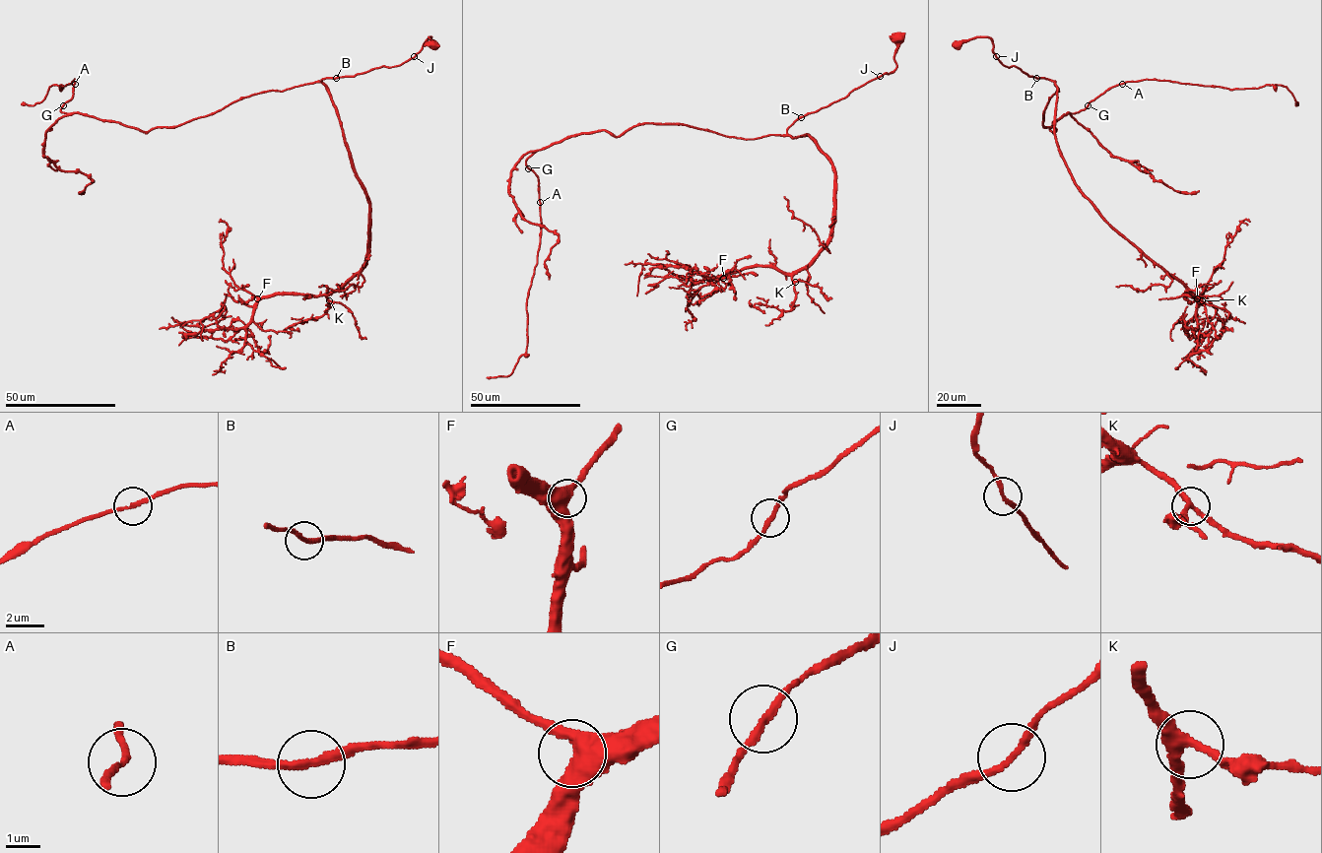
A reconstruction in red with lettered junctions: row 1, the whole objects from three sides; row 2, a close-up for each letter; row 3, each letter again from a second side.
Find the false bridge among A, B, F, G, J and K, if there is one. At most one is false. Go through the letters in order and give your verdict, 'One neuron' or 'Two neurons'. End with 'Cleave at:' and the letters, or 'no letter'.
A: One neuron
B: One neuron
F: One neuron
G: One neuron
J: One neuron
K: One neuron
Cleave at: no letter

